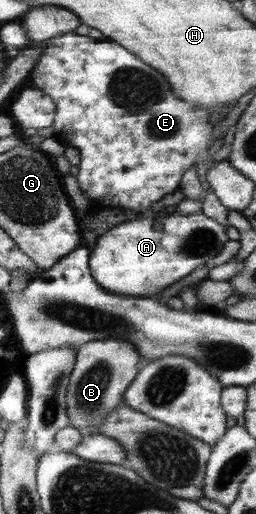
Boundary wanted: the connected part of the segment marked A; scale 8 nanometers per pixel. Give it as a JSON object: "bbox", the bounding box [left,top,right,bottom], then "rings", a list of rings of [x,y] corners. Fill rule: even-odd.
{"bbox":[89,212,230,300],"rings":[[[173,212],[169,216],[141,213],[97,238],[90,250],[89,264],[95,282],[103,290],[159,300],[167,287],[217,257],[230,242],[227,226],[201,212],[189,215]]]}

